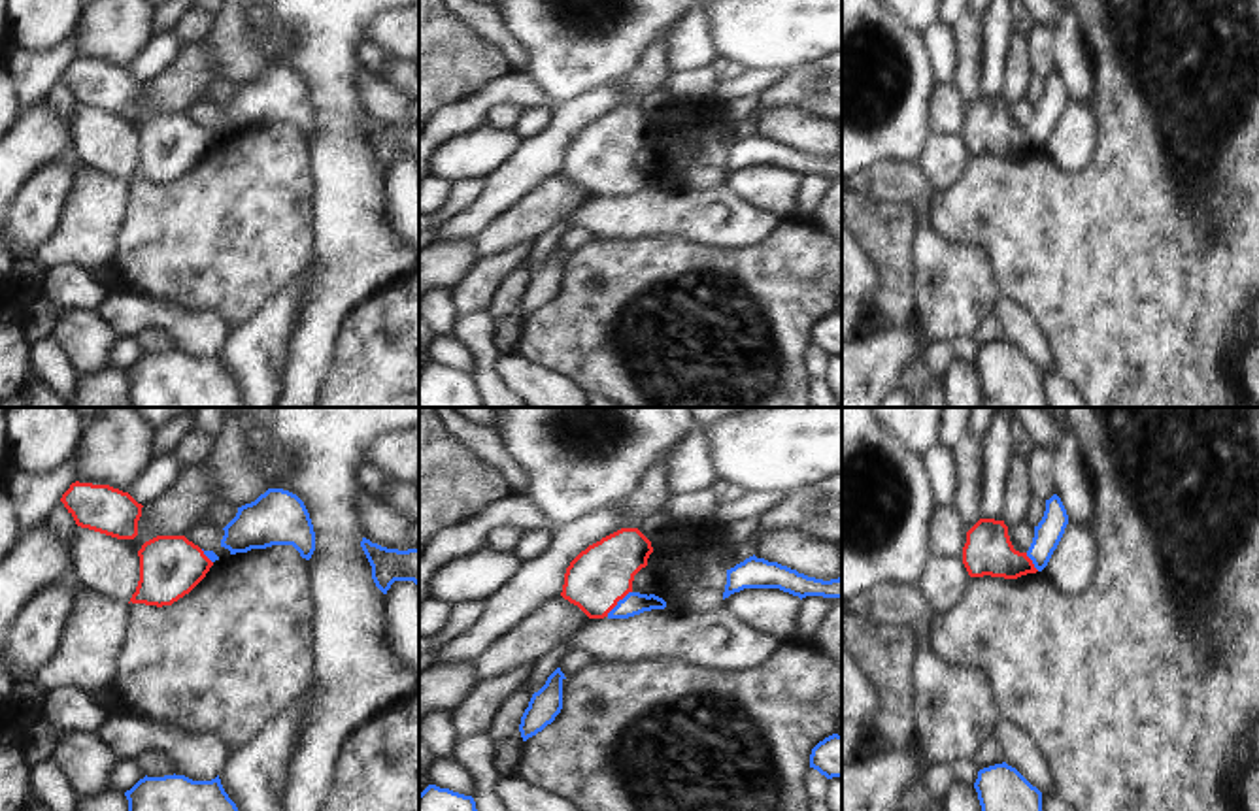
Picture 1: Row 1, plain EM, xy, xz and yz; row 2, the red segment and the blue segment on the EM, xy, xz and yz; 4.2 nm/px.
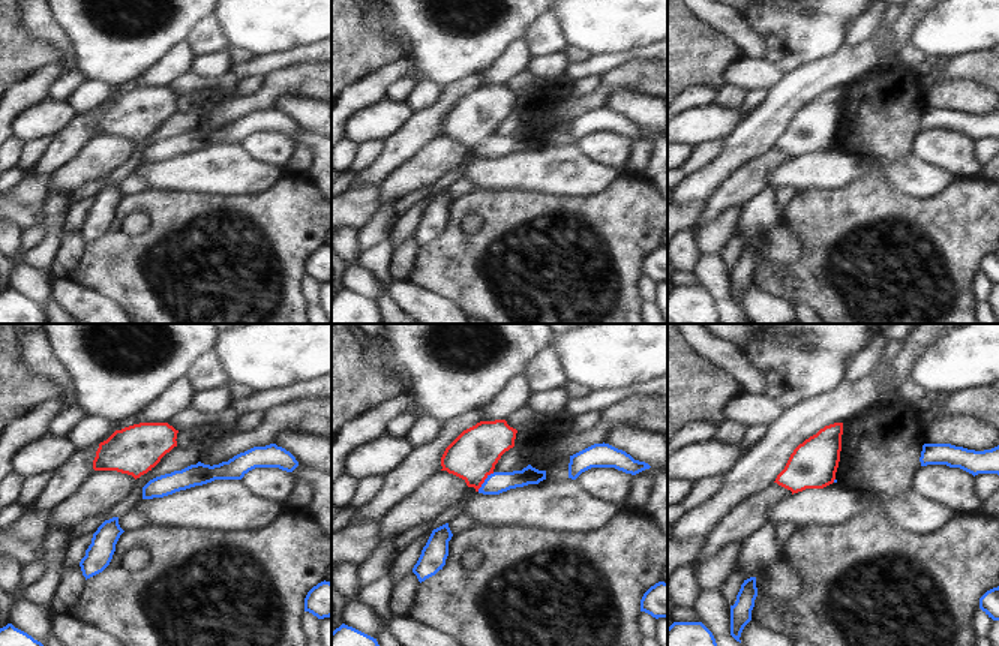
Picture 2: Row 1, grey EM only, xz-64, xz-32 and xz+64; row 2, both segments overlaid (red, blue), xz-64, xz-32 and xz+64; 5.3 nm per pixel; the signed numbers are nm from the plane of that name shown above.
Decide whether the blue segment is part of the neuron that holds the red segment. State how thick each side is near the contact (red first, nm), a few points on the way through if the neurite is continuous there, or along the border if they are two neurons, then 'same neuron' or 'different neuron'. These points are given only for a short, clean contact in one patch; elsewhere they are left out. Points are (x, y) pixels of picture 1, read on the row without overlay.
260/100 nm | across xz (603, 151), (603, 163), (618, 178), (633, 182) | same neuron

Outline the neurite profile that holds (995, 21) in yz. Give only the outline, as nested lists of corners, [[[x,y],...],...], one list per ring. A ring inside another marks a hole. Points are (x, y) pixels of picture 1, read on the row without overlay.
[[[993,0],[980,15],[982,25],[982,68],[980,68],[980,96],[1004,96],[1004,75],[1008,72],[1006,57],[1010,40],[1016,34],[1012,28],[1010,0]]]

